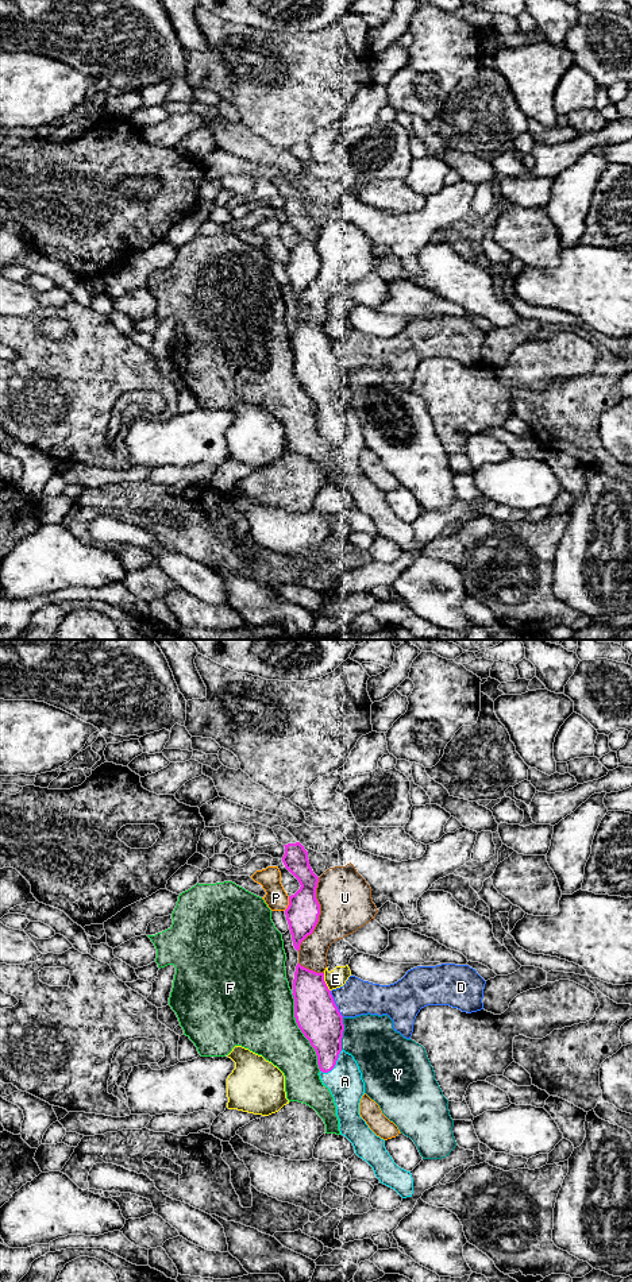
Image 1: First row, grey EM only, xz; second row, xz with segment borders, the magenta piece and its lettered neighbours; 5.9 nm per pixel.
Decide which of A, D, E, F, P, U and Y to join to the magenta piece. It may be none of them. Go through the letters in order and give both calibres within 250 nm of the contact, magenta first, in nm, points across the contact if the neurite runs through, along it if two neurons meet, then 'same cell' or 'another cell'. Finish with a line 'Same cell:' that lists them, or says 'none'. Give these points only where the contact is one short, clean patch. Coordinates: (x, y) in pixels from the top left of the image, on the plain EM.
A: 240/220 nm | same cell
D: 260/220 nm | another cell
E: 260/110 nm | another cell
F: 260/380 nm | another cell
P: 190/140 nm | along xz (289, 248), (289, 257), (284, 262) | another cell
U: 190/320 nm | another cell
Y: 260/300 nm | another cell
Same cell: A

